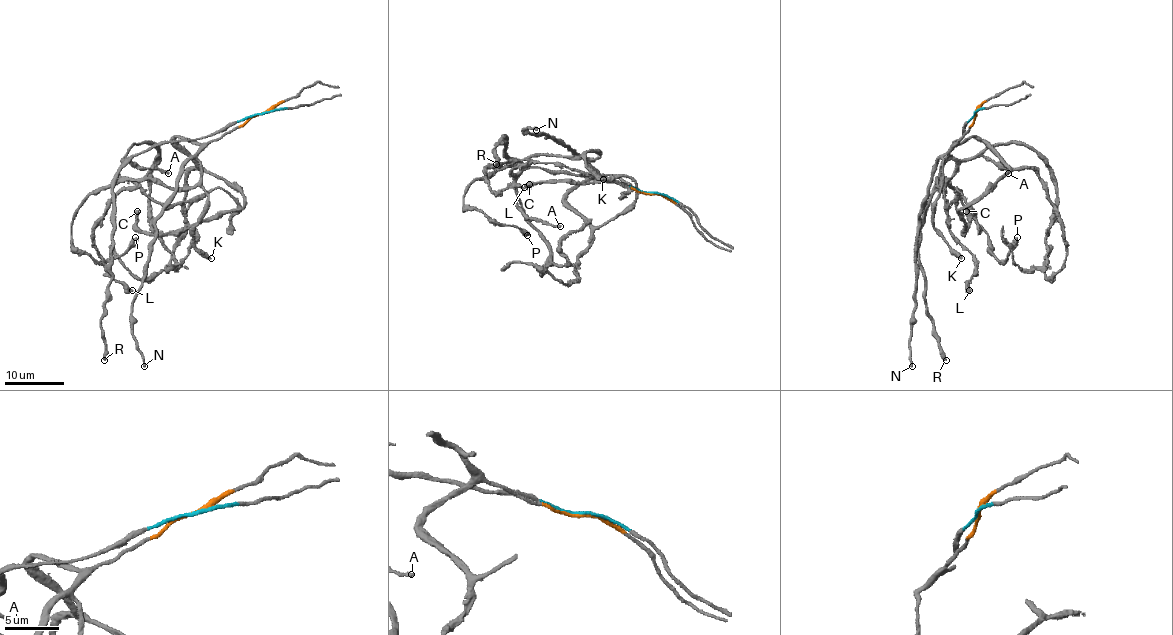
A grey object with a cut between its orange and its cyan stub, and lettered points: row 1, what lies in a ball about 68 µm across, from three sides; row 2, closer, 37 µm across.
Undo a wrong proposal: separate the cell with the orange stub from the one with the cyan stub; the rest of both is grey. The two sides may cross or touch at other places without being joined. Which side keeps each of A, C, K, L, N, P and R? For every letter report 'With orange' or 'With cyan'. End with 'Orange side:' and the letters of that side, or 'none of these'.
A: With cyan
C: With orange
K: With orange
L: With cyan
N: With orange
P: With orange
R: With cyan
Orange side: C, K, N, P

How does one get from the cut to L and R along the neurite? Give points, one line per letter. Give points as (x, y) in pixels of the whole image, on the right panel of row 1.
L: (974, 113), (949, 148), (954, 175), (942, 187), (951, 234), (974, 258), (970, 290)
R: (974, 113), (949, 148), (934, 187), (924, 215), (918, 265), (927, 316), (946, 360)

